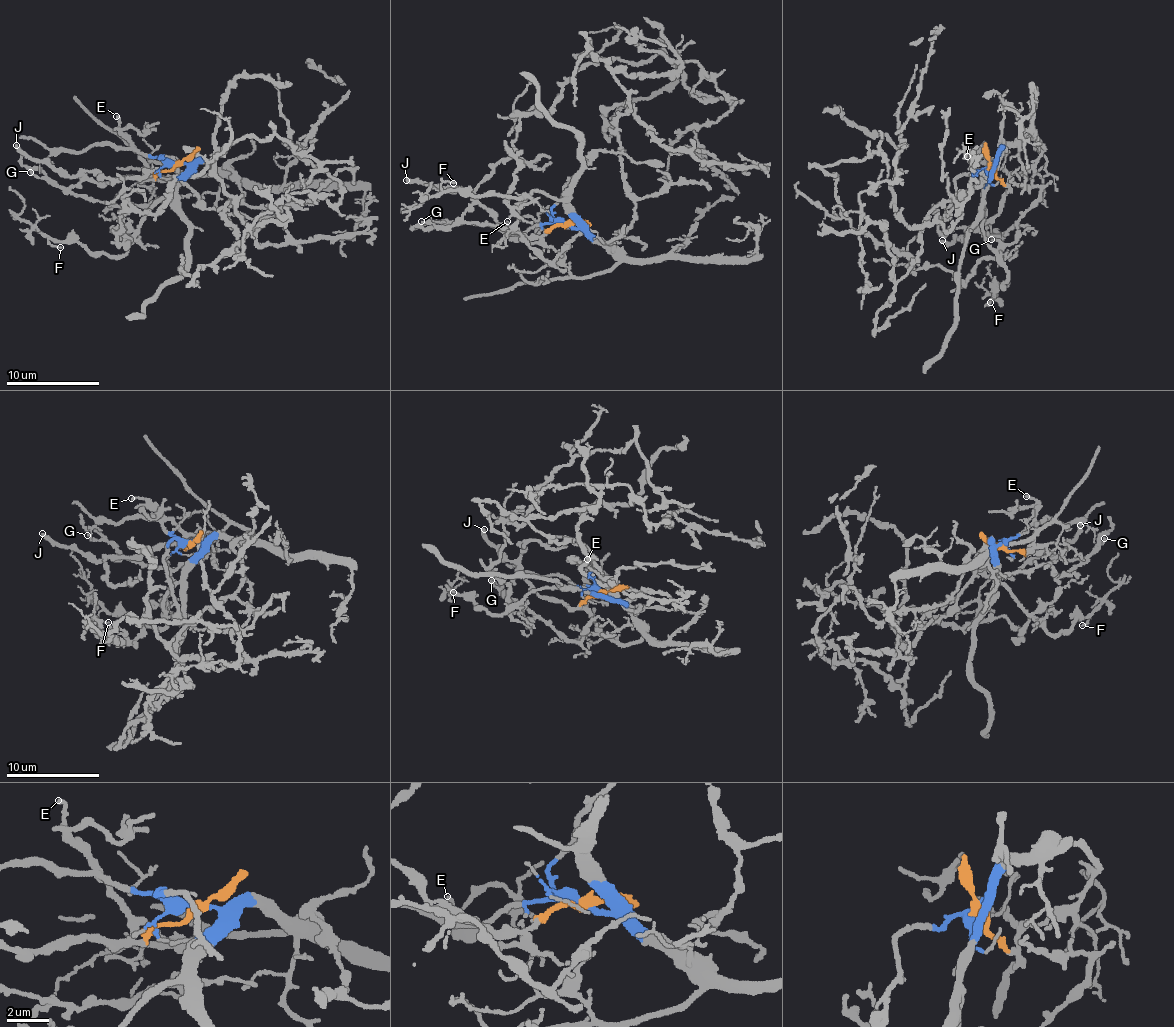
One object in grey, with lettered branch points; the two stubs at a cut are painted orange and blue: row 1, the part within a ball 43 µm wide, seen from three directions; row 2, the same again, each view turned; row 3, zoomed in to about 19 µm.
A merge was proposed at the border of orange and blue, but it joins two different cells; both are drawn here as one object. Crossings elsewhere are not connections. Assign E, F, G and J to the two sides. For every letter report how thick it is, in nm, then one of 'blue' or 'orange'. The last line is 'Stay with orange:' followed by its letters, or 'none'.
E: calibre 140 nm; orange
F: calibre 100 nm; blue
G: calibre 170 nm; orange
J: calibre 320 nm; orange
Stay with orange: E, G, J

